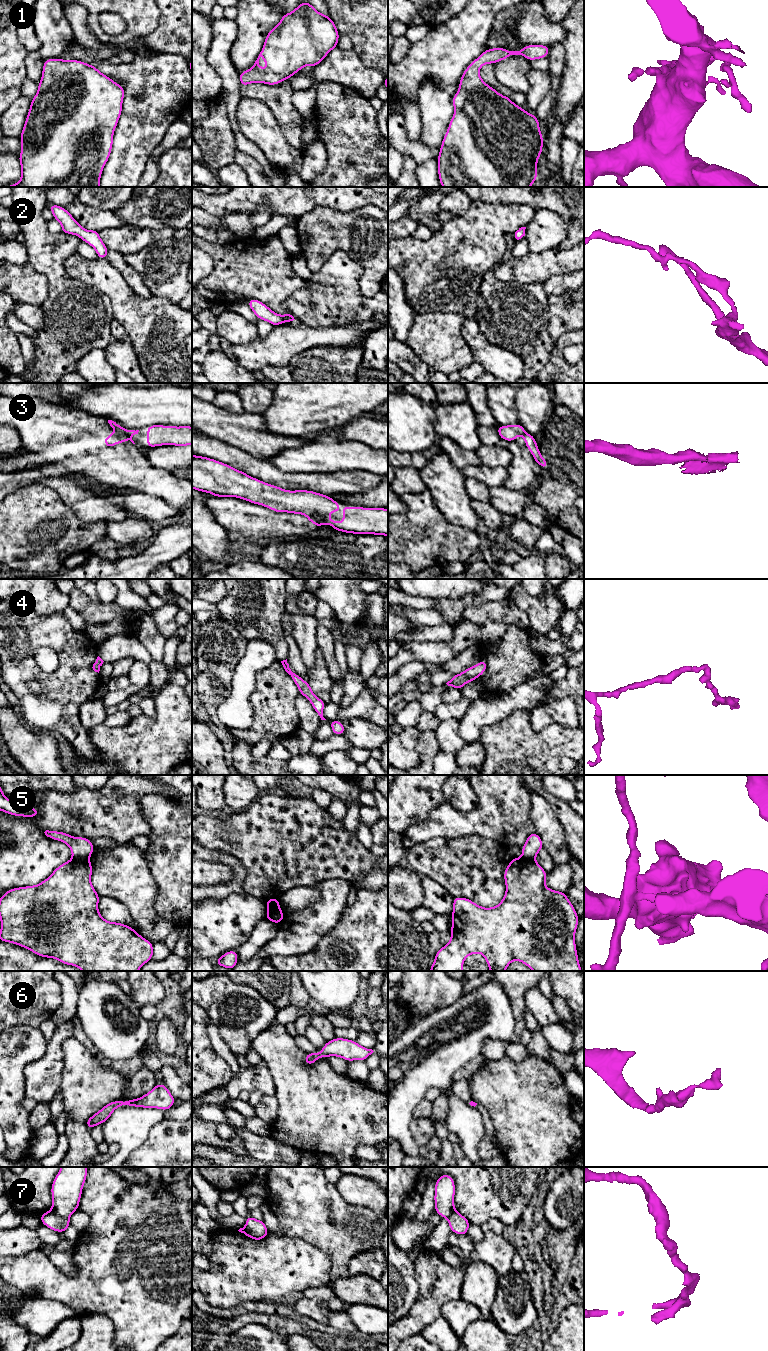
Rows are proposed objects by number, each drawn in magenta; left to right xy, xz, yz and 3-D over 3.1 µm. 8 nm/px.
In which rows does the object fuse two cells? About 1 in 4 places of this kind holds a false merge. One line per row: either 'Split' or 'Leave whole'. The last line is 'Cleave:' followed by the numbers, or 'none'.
1: Leave whole
2: Leave whole
3: Leave whole
4: Leave whole
5: Split
6: Leave whole
7: Split
Cleave: 5, 7

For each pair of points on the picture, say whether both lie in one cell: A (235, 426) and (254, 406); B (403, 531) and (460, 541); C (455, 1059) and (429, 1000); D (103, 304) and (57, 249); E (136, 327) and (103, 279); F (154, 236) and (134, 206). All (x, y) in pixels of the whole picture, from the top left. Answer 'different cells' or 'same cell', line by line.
A: different cells
B: same cell
C: different cells
D: same cell
E: same cell
F: different cells

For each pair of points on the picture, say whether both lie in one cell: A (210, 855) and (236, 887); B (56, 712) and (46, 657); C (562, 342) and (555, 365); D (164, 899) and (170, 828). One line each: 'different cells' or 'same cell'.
A: same cell
B: different cells
C: same cell
D: same cell

